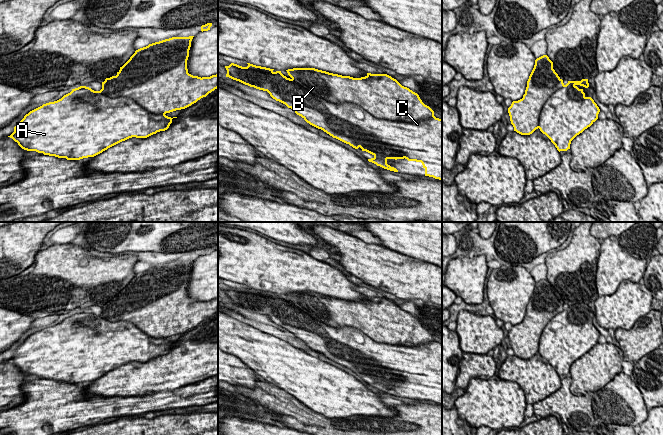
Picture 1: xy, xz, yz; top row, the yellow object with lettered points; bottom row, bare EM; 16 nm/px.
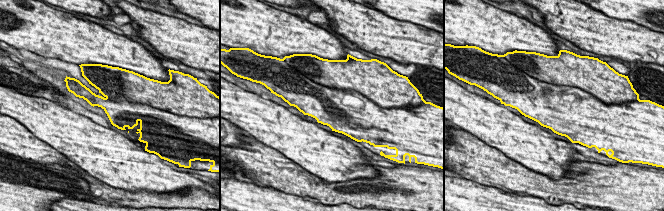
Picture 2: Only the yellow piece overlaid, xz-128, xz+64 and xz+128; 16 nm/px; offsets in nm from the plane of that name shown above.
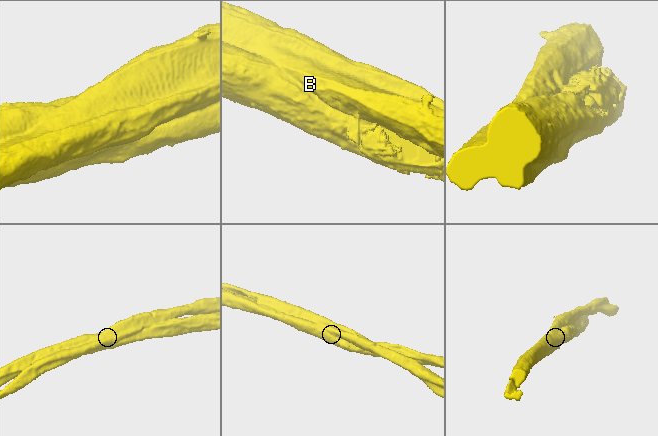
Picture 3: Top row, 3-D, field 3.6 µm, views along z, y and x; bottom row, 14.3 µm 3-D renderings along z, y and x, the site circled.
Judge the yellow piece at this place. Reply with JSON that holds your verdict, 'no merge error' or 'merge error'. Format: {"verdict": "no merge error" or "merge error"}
{"verdict": "merge error"}

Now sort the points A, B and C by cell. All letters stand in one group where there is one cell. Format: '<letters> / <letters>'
A C / B

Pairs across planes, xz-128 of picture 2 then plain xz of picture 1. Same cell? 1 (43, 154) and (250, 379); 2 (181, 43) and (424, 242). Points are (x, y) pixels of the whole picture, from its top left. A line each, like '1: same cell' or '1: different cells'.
1: same cell
2: different cells

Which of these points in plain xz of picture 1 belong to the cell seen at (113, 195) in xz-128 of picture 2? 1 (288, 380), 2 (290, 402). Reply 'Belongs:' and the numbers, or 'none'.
Belongs: 2

